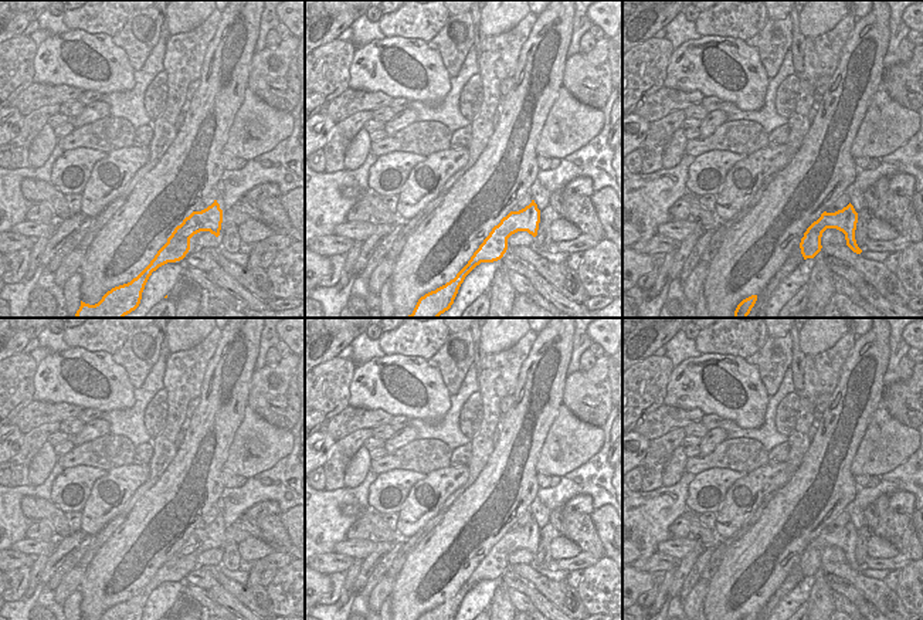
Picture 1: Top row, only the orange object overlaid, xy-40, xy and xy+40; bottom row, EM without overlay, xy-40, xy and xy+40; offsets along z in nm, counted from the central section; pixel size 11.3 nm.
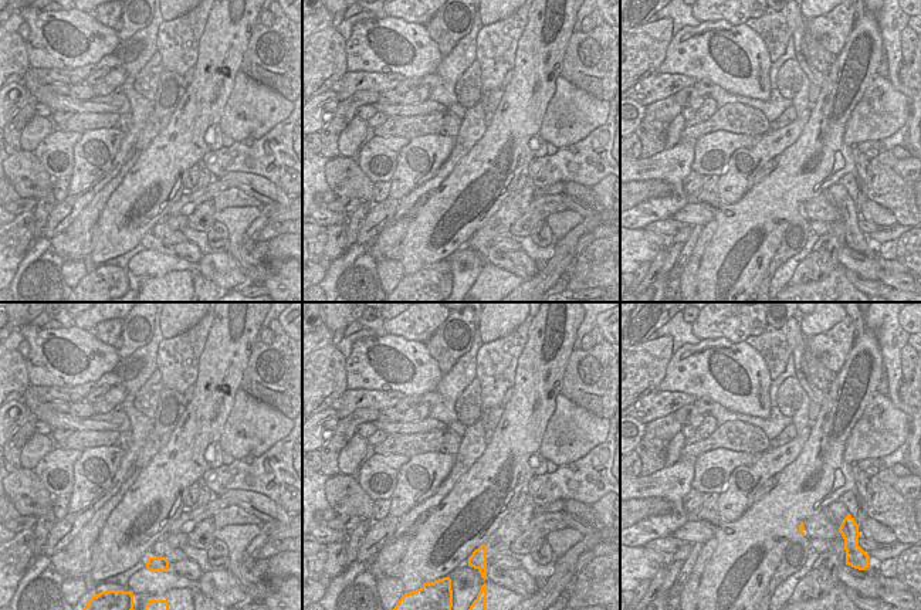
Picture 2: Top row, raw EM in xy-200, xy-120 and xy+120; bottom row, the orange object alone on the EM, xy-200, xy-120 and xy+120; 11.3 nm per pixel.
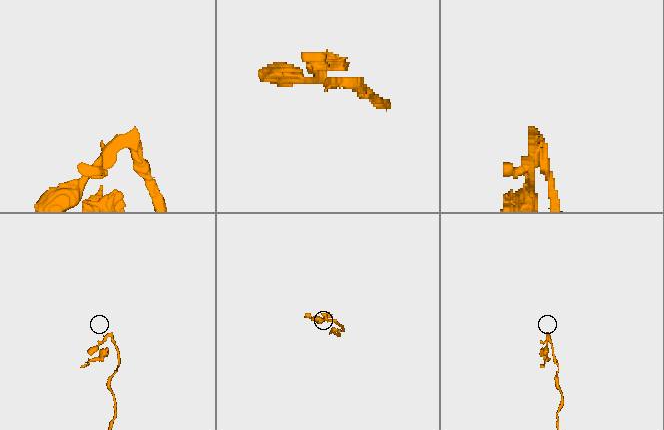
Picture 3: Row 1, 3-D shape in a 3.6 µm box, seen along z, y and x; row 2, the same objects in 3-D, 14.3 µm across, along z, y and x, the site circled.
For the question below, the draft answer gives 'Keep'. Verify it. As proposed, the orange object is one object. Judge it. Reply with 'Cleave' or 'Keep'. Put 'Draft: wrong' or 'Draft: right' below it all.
Cleave
Draft: wrong

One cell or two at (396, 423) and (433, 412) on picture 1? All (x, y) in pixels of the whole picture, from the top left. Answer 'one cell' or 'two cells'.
two cells

